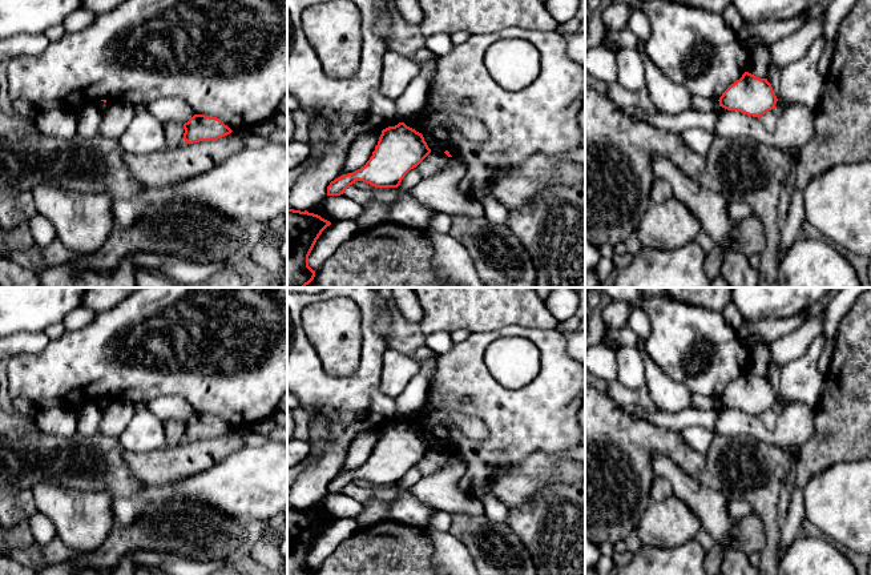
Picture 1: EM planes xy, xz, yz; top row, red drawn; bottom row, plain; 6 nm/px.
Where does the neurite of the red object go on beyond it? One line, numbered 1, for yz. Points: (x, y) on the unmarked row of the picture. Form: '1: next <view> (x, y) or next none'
1: next none

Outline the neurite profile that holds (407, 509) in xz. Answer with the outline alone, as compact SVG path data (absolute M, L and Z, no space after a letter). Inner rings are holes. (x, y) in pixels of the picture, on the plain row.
M398 484L398 494L388 511L388 519L415 526L428 527L428 522L436 510L431 506L422 503L410 488L404 488Z

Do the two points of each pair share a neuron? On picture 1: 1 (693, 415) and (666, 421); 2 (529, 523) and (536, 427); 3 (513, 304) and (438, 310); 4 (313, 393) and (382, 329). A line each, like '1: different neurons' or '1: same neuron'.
1: same neuron
2: different neurons
3: same neuron
4: different neurons

